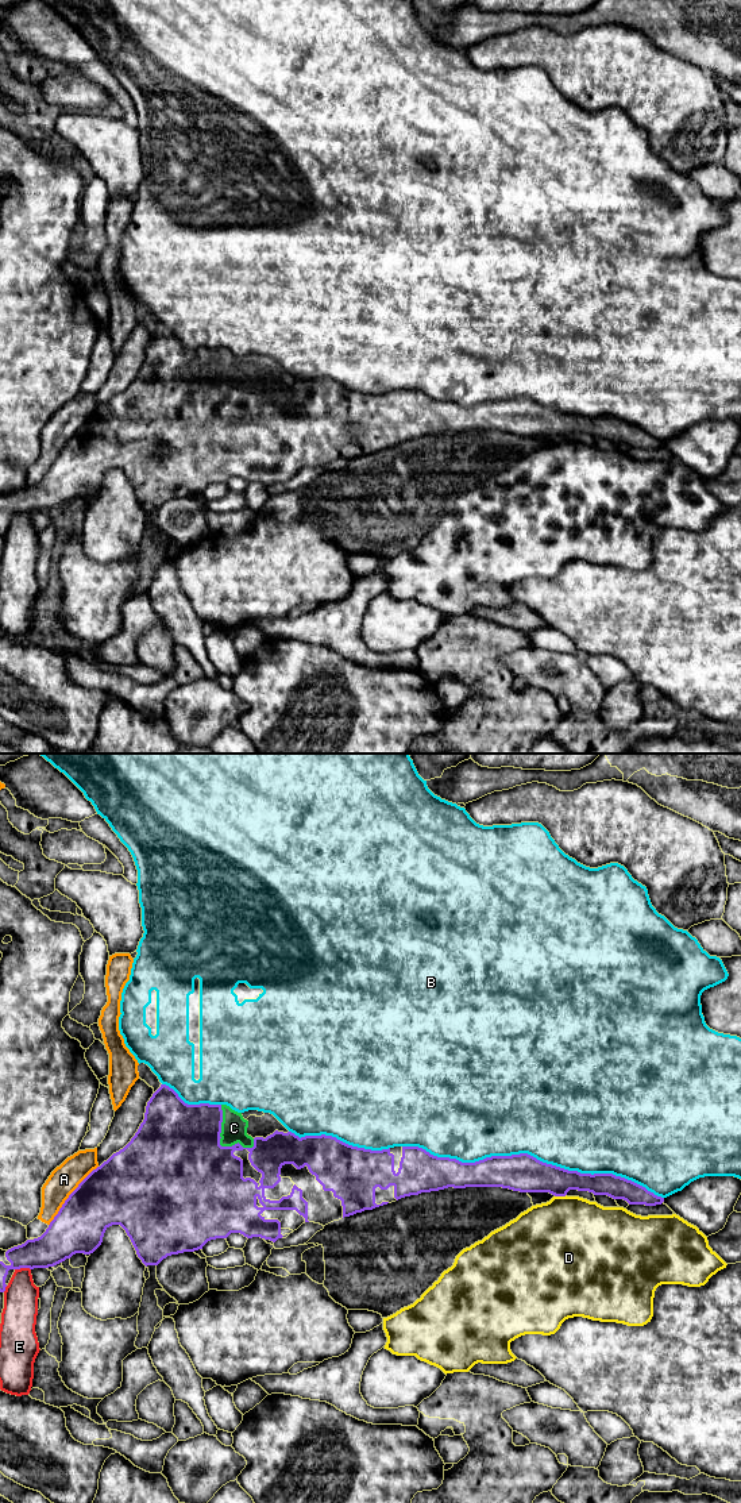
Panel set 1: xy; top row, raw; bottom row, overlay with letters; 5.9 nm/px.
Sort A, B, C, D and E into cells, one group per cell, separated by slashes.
A / B D / C / E

